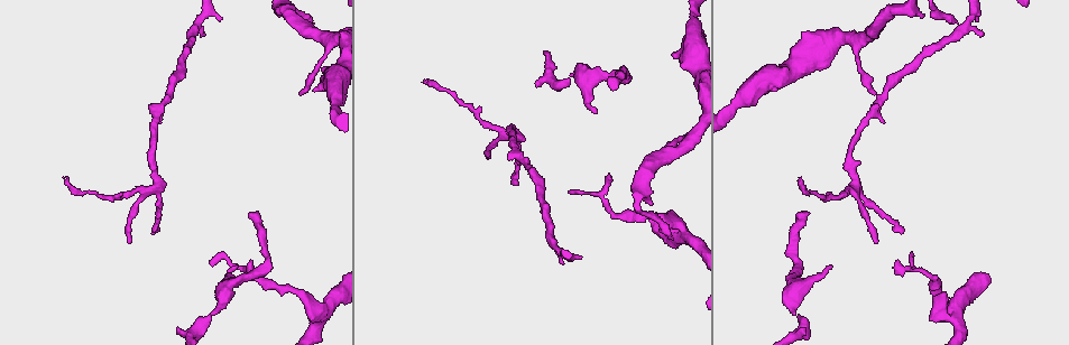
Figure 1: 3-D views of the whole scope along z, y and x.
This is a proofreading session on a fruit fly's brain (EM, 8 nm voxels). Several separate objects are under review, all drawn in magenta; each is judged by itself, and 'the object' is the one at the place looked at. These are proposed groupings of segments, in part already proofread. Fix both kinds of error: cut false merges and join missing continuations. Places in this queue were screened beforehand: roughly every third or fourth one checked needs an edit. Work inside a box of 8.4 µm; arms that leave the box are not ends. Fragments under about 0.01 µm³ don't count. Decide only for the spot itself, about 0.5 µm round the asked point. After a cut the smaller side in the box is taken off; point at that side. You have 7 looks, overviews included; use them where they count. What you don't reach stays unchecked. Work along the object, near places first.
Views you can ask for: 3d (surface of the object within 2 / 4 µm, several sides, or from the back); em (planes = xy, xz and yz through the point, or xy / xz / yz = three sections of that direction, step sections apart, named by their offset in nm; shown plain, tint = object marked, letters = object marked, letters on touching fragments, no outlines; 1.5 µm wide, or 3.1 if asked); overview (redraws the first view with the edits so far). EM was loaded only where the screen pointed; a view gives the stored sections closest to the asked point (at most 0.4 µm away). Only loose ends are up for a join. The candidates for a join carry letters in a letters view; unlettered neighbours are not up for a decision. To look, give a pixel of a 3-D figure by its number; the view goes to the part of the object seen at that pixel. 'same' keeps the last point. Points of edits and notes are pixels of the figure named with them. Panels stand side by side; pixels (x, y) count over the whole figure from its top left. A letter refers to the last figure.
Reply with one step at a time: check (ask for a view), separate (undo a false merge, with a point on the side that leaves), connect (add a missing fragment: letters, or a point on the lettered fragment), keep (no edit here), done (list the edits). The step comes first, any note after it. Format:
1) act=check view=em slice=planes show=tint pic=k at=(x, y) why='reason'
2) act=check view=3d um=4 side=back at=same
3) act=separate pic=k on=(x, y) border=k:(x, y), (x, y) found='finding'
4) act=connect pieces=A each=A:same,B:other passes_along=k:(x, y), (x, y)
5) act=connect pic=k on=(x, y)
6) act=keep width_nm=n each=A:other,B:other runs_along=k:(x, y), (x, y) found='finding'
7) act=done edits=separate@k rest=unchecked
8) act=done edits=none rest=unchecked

act=check view=em slice=planes show=plain pic=1 at=(302, 93) why='free end'

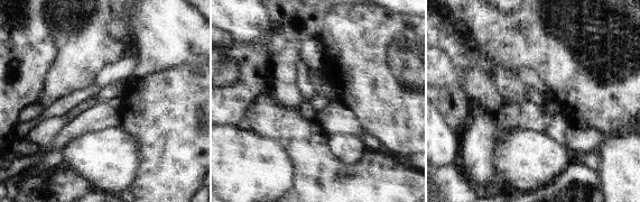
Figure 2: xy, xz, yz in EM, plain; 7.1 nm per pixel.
act=check view=em slice=planes show=tint at=same

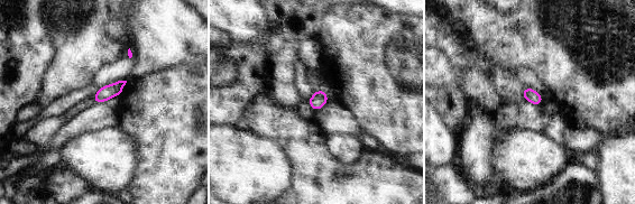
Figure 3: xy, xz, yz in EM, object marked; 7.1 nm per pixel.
act=check view=em slice=planes show=letters at=same why='see the neighbours'

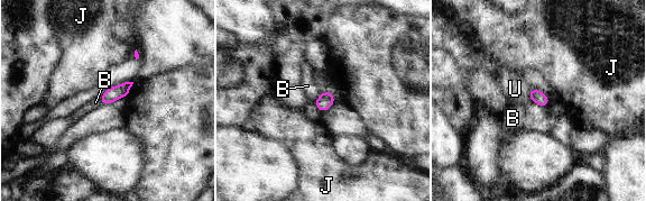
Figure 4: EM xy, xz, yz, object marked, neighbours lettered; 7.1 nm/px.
act=keep width_nm=100 longest_contact=B:90nm each=B:other,J:other,U:other found='no lettered fragment goes on from it'

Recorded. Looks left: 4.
act=check view=3d um=2 pic=1 at=(875, 241) why='branch stops here'

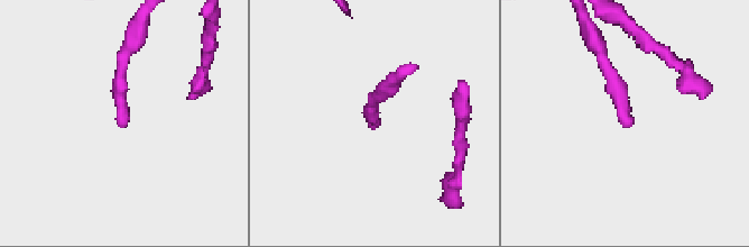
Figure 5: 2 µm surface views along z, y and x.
act=check view=em slice=planes show=letters pic=5 at=(120, 126) why='need the tissue'

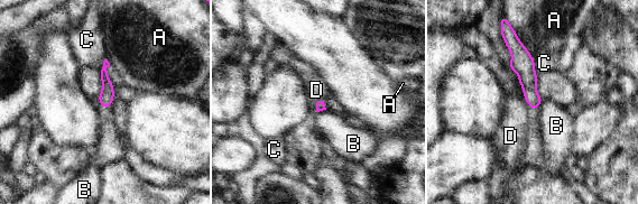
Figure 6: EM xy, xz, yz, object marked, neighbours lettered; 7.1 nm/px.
act=keep each=A:other,B:other,C:other,D:other border=6:(325, 109), (316, 112) found='no lettered fragment goes on from it'

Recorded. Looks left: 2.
act=check view=em slice=xz step=4 show=letters pic=1 at=(615, 90) why='free end'

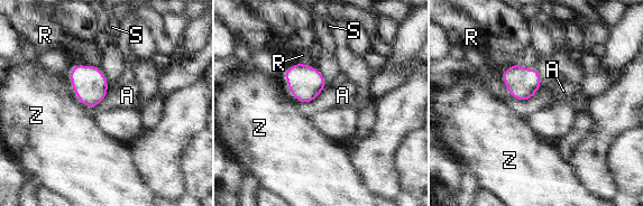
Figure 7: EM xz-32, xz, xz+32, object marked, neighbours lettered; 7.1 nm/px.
act=check view=em slice=planes show=letters at=same

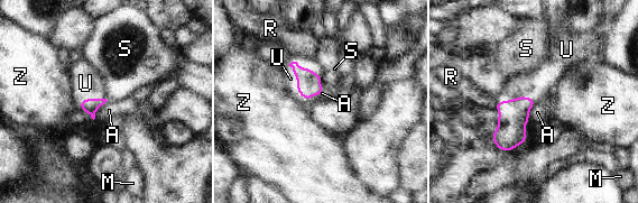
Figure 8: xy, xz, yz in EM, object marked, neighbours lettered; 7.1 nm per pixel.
act=connect pieces=U longest_contact=U:320nm each=A:other,M:other,R:other,S:other,U:same,Z:other found='it goes on there'

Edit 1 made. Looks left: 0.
act=done edits=connect@8 rest=unchecked

